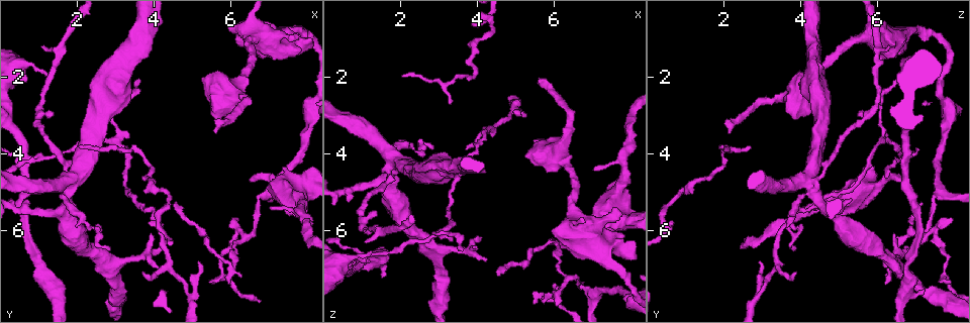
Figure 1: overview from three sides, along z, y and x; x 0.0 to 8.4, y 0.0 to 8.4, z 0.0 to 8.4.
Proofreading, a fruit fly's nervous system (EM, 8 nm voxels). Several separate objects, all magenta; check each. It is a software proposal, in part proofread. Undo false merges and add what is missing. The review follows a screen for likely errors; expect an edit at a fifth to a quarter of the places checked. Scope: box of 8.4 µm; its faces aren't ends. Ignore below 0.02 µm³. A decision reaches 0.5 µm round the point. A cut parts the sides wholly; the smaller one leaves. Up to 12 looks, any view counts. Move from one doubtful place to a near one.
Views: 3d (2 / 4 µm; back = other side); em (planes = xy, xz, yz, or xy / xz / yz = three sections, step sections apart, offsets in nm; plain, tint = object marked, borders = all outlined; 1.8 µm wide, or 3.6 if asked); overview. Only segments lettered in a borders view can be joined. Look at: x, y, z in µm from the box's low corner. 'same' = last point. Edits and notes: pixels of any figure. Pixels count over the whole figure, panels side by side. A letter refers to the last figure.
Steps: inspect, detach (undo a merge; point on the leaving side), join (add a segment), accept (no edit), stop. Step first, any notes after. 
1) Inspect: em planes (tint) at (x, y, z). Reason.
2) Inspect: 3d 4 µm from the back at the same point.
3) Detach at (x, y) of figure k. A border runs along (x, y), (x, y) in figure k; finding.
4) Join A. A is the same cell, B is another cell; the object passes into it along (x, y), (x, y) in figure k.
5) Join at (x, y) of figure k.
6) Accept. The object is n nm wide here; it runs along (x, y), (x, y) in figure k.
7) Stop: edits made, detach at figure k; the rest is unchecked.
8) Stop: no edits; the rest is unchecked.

Inspect: 3d 2 µm at (0.65, 4.05, 6.80). Arms part here.

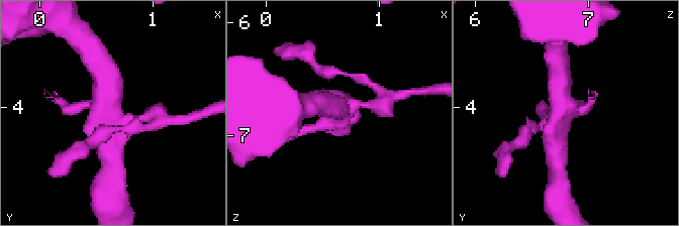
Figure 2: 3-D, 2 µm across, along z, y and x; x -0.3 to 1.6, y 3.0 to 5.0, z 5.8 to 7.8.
Inspect: em yz step 8 (tint) at (0.66, 4.06, 6.80).

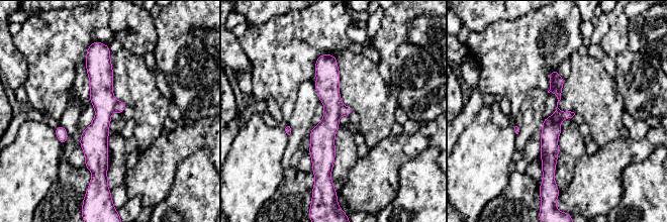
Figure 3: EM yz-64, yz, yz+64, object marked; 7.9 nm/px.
Inspect: em planes (borders) at the same point. Cut it another way.

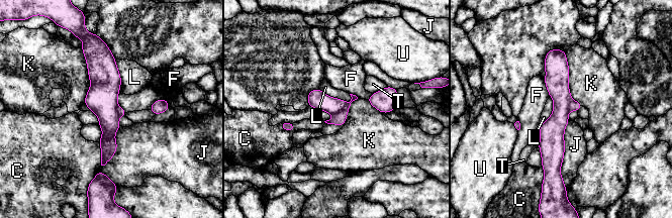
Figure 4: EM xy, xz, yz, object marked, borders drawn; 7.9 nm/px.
Detach at (317, 99) of figure 4. The longest contact is with J, 460 nm; C, F, J, K, L, T and U are other cells; two neurons meet here.

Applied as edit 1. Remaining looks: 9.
Inspect: em planes (tint) at (1.75, 4.70, 4.20). Thin arm on a thick one.

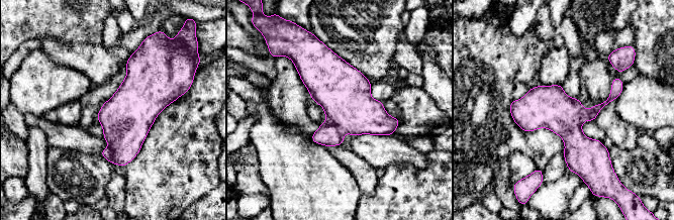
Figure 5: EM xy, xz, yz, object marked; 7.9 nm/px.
Inspect: em planes (borders) at the same point.

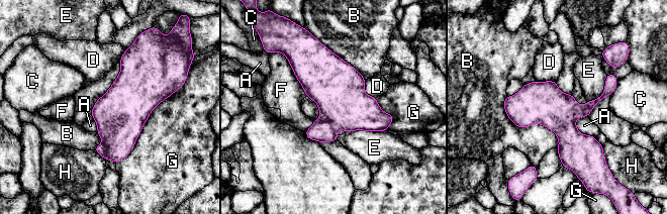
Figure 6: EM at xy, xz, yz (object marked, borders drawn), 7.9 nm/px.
Detach at (322, 130) of figure 6. A, B, C, D, E, F, G and H are other cells; a border runs along (320, 116), (327, 119), (337, 128) in figure 6; two neurons meet here.

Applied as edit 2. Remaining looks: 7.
Inspect: 3d 4 µm at (2.10, 3.80, 2.00). An open end.

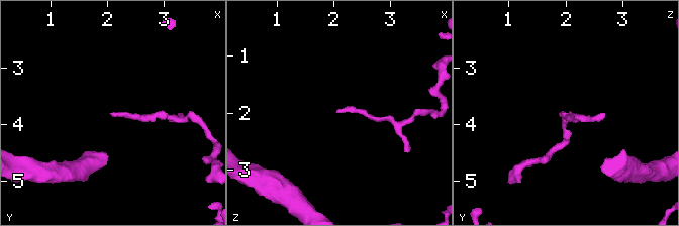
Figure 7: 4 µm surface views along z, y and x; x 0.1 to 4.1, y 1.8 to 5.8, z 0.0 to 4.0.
Inspect: em planes (tint) at (2.05, 3.85, 2.00). Shape alone is not enough.

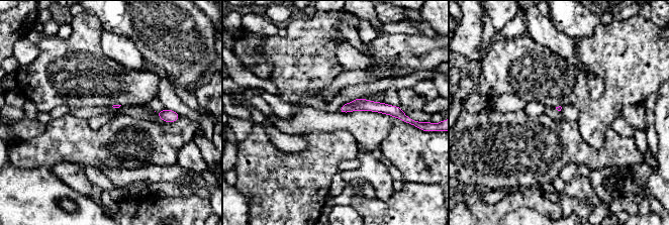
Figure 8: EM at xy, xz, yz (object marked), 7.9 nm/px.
Inspect: em planes (borders) at the same point. See the neighbours.

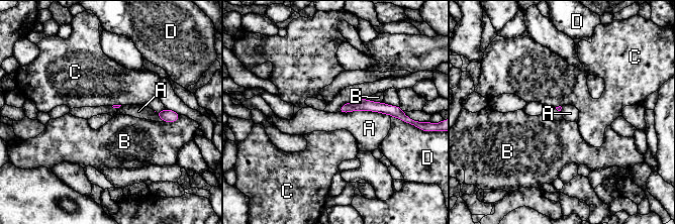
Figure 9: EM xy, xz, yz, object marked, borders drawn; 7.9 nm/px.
Accept. The longest contact is with A, 300 nm; A, B, C and D are other cells; a border runs along (354, 110), (371, 110), (390, 116) in figure 9; none of them fits.

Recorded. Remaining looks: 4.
Inspect: em planes (tint) at (7.00, 5.40, 4.45). Free end.

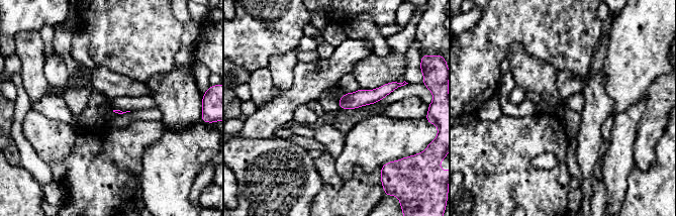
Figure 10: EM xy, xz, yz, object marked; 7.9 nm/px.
Inspect: em planes (borders) at the same point.

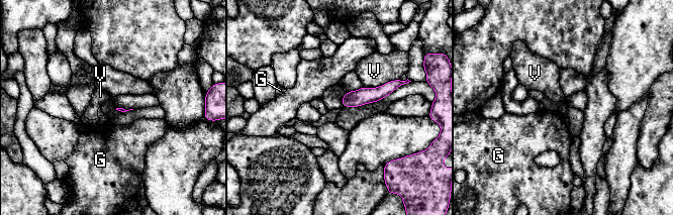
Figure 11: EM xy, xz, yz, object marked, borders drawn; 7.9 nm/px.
Accept. G and V are other cells; a border runs along (399, 78), (376, 87), (363, 87) in figure 11; no lettered segment goes on from it.

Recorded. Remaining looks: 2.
Inspect: 3d 2 µm at (5.50, 7.35, 7.90). Tapers out.

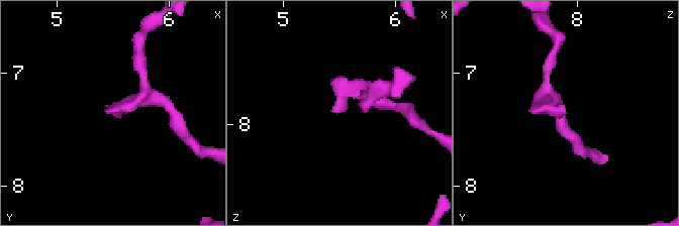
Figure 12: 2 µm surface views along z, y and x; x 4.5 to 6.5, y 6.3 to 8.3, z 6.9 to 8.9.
Inspect: em xy step 16 (borders) at (5.46, 7.32, 7.90). Need the tissue.

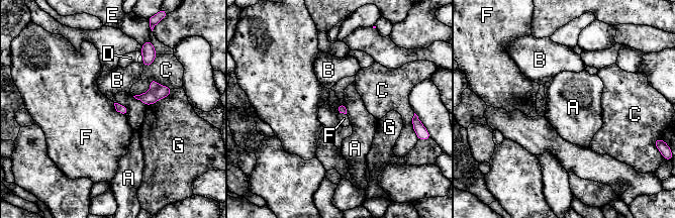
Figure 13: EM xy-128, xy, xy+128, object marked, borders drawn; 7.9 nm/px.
Detach at (151, 97) of figure 13. A, B, C, D, E, F and G are other cells; a border runs along (160, 85), (151, 91) in figure 13; a second neuron is stuck on.

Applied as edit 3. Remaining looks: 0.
Stop: edits made, detach at figure 4, detach at figure 6, detach at figure 13; the rest is unchecked.

